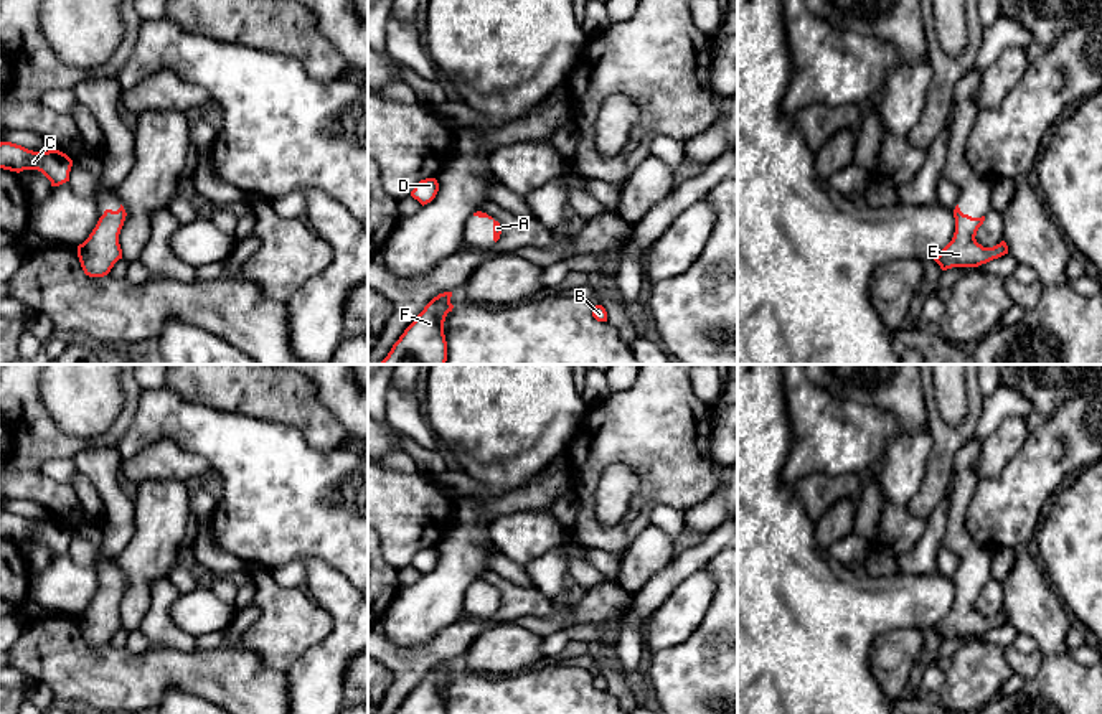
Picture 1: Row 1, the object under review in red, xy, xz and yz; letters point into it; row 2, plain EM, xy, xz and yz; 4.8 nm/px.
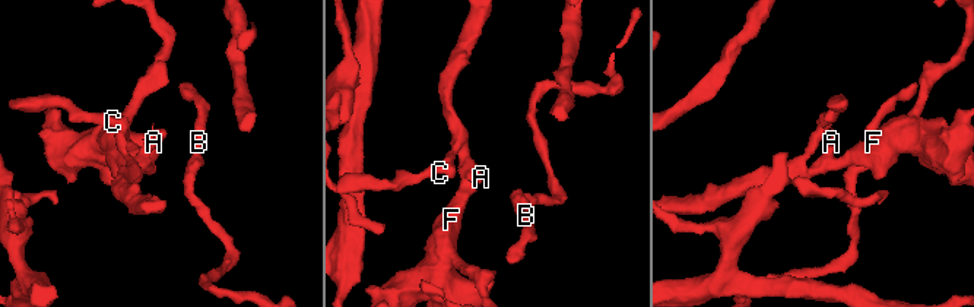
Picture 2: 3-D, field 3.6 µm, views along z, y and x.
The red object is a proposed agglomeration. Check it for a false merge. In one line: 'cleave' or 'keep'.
keep

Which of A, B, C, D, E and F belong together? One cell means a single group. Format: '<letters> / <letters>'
A B C D E F

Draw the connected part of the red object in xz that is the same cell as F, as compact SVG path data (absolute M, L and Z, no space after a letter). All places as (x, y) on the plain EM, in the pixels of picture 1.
M452 661L434 666L394 714L447 714L444 691L454 674Z

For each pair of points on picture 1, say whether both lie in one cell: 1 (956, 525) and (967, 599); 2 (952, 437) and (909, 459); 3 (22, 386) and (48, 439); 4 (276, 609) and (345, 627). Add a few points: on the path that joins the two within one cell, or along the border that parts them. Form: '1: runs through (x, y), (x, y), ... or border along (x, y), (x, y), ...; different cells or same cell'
1: runs through (962, 543), (969, 551), (969, 581); same cell
2: border along (929, 429), (932, 450), (921, 487); different cells
3: runs through (22, 399), (35, 426); same cell
4: border along (309, 592), (329, 614), (332, 630), (306, 652); different cells

